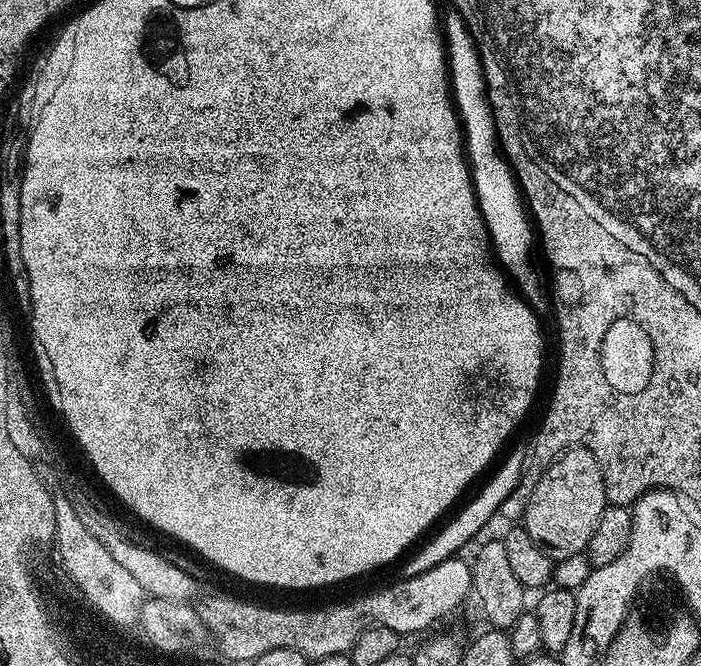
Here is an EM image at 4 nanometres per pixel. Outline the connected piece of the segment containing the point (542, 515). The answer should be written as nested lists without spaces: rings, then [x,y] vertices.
[[[588,448],[565,449],[549,464],[531,492],[522,527],[554,560],[581,555],[607,508],[601,468]]]

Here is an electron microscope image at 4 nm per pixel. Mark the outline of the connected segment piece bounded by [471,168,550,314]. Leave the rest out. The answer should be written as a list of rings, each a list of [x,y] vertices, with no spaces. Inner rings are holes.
[[[509,168],[506,172],[471,172],[471,174],[472,182],[476,186],[476,201],[480,204],[484,224],[488,227],[495,259],[499,261],[503,271],[510,277],[515,291],[528,301],[533,312],[543,314],[547,308],[549,311],[549,289],[546,287],[545,281],[543,284],[542,281],[536,280],[536,272],[532,269],[531,262],[528,261],[532,256],[534,228],[530,223],[530,216],[526,211],[526,201],[512,169]]]

